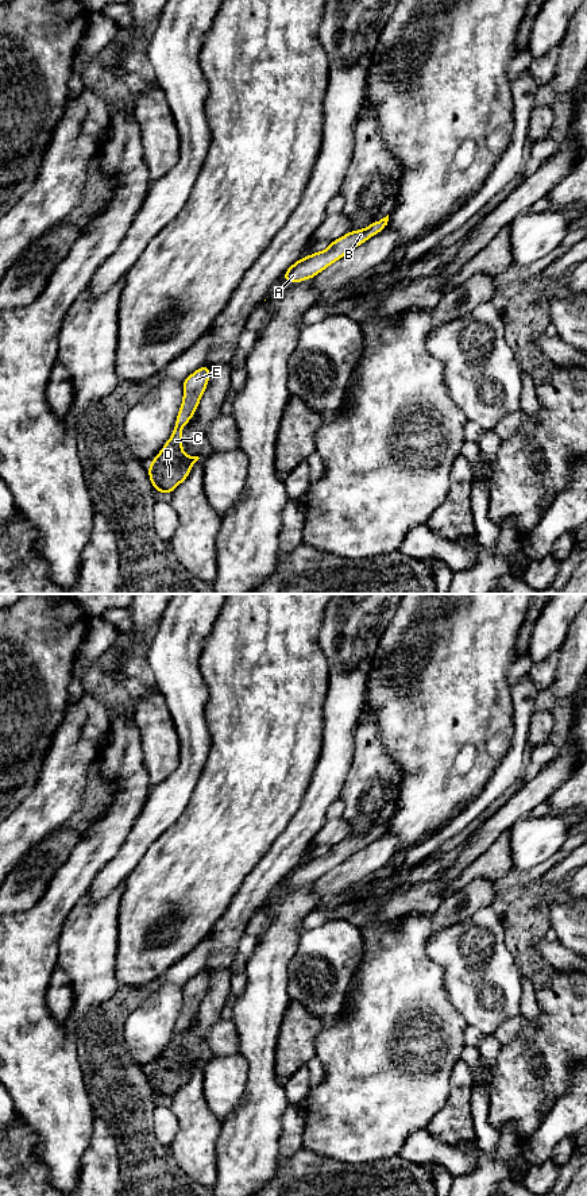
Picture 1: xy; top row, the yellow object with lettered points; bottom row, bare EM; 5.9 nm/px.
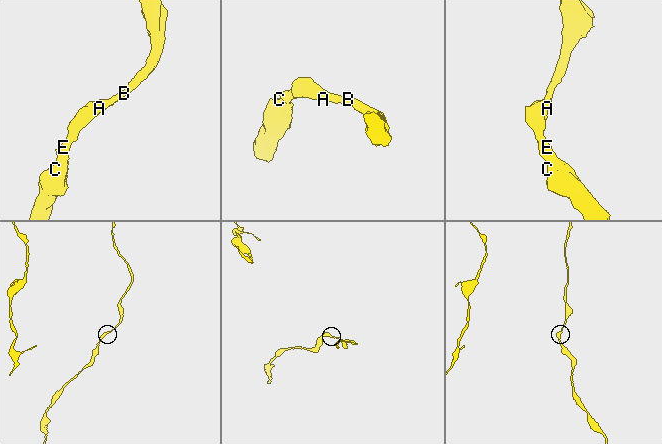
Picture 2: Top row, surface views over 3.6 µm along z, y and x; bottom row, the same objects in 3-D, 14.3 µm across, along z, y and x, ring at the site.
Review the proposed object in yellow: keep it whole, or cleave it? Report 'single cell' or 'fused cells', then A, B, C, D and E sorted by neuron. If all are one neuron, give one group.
single cell; A B C D E

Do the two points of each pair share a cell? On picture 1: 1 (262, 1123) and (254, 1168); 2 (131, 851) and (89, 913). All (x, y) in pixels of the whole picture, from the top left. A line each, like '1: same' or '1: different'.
1: same
2: different

